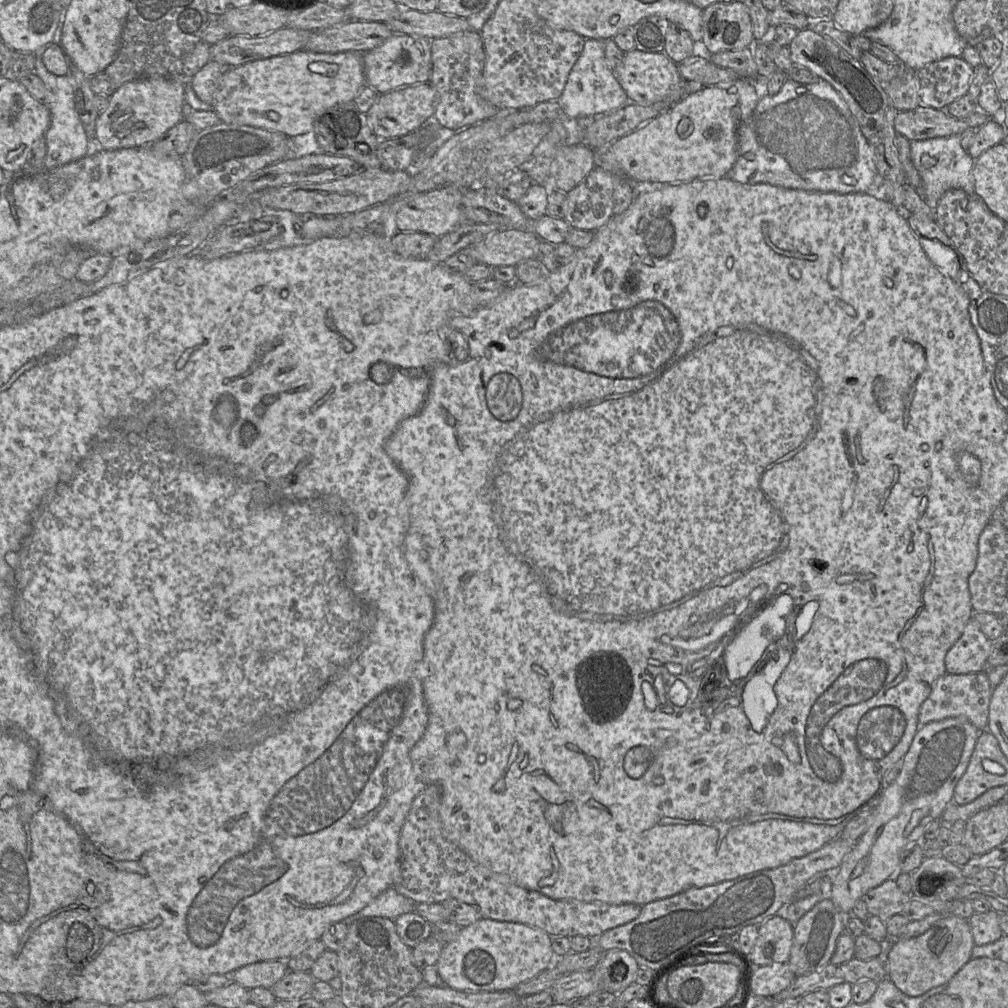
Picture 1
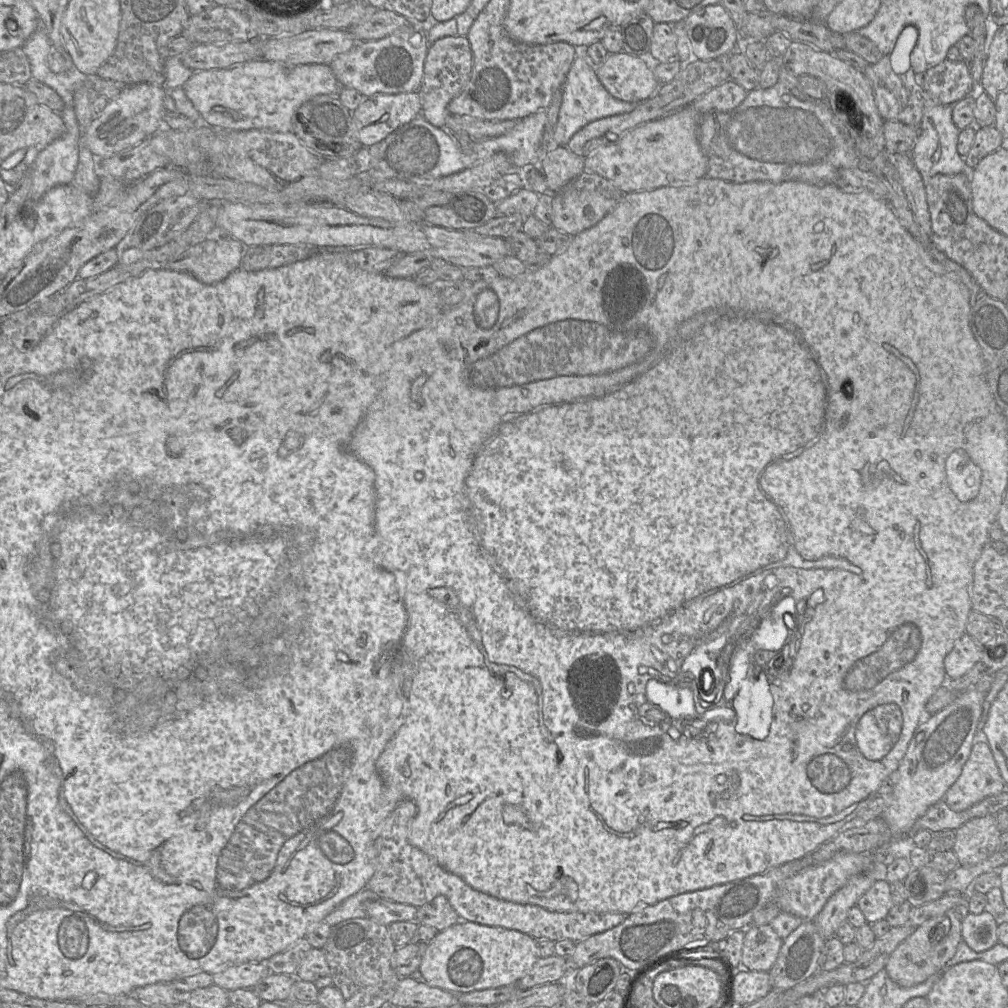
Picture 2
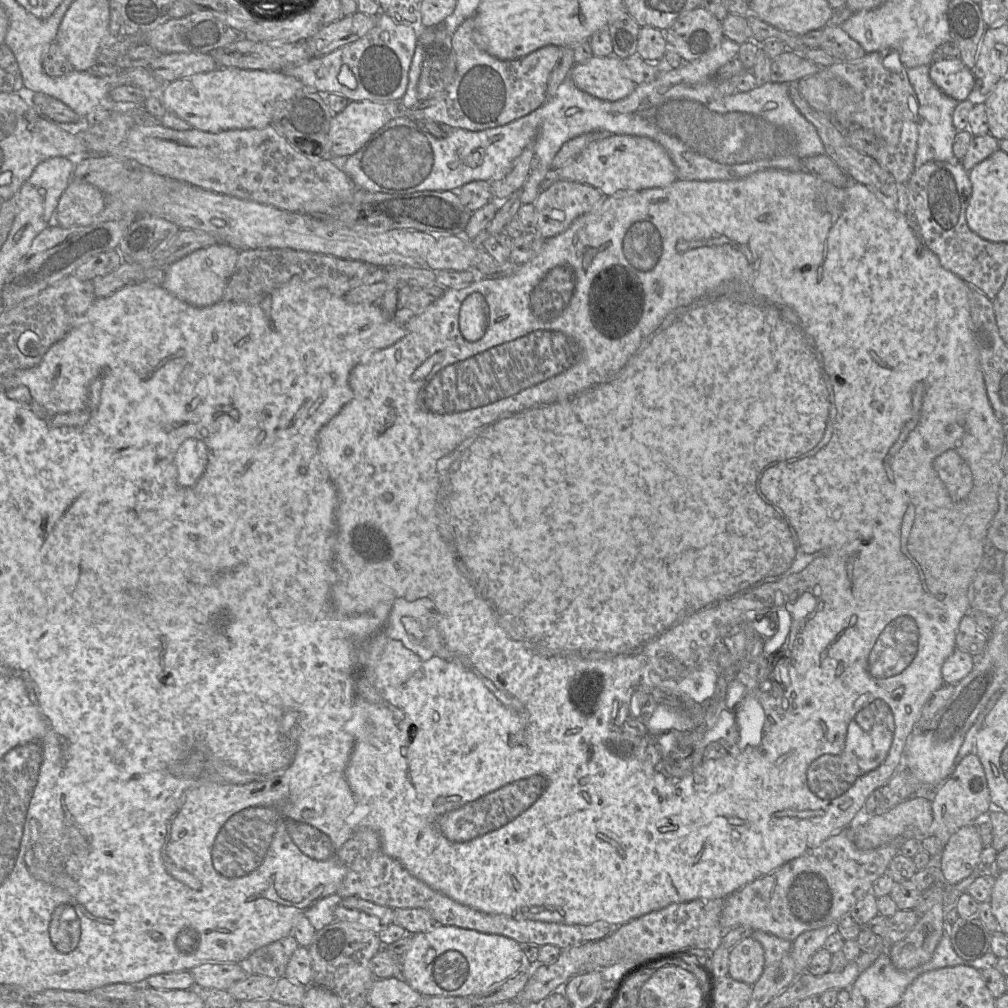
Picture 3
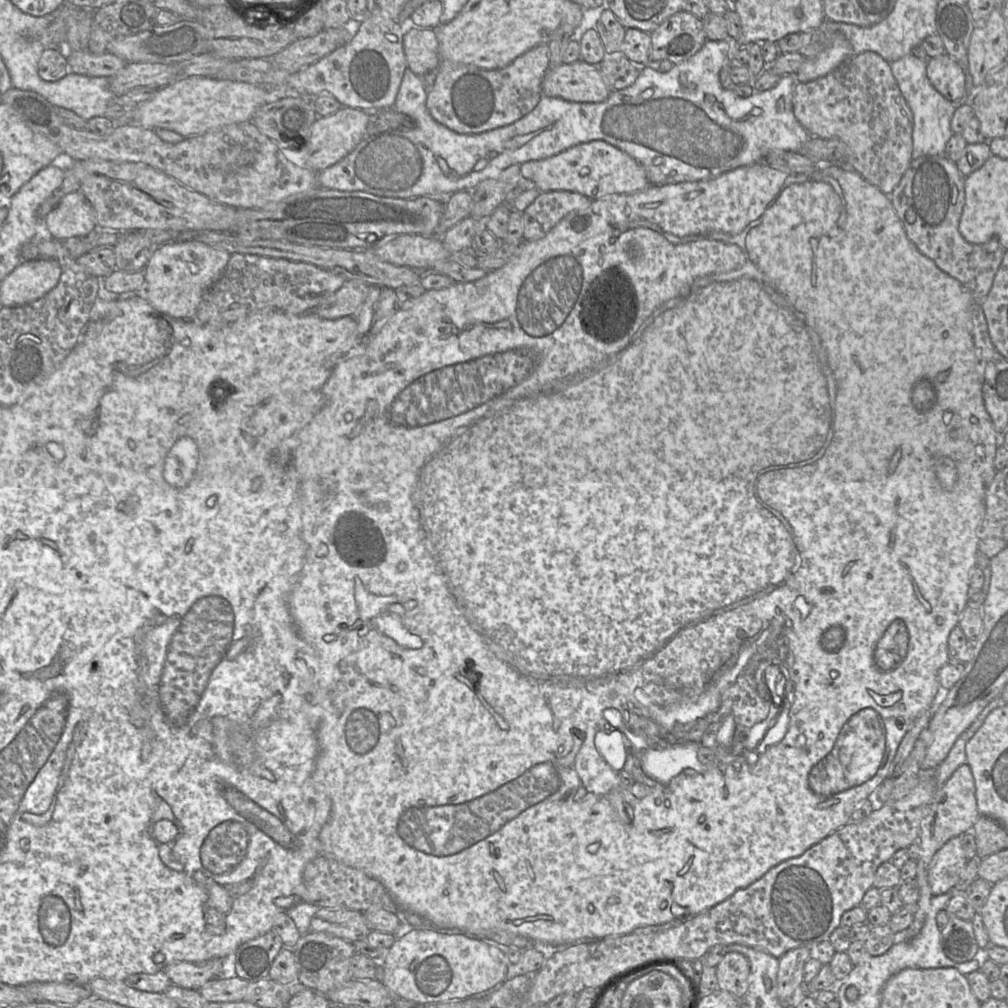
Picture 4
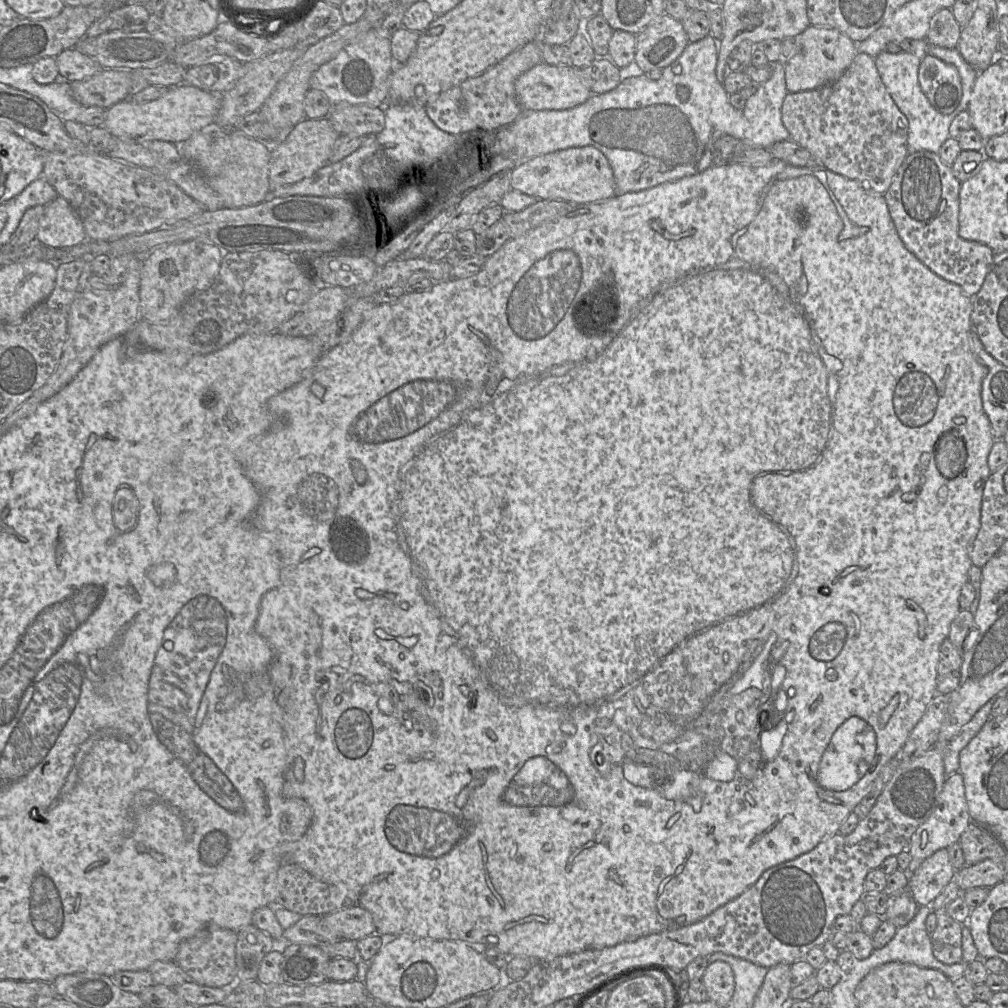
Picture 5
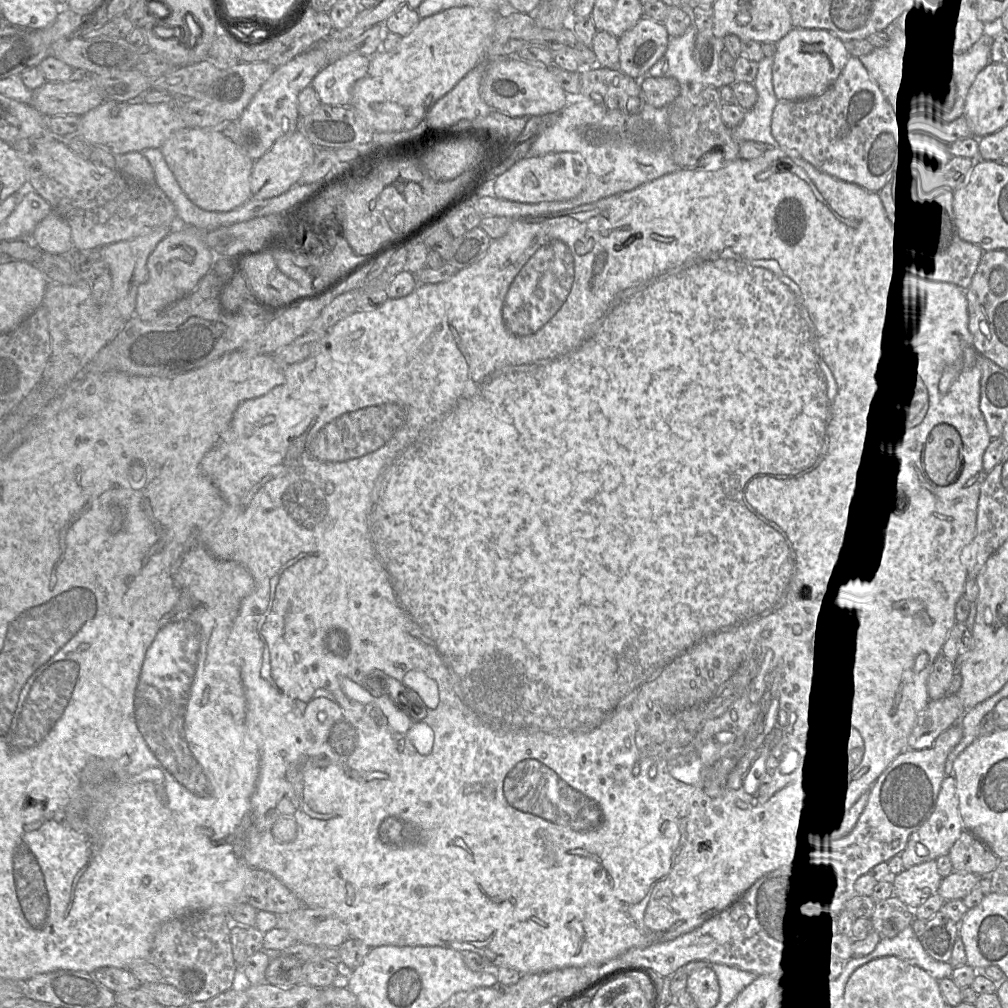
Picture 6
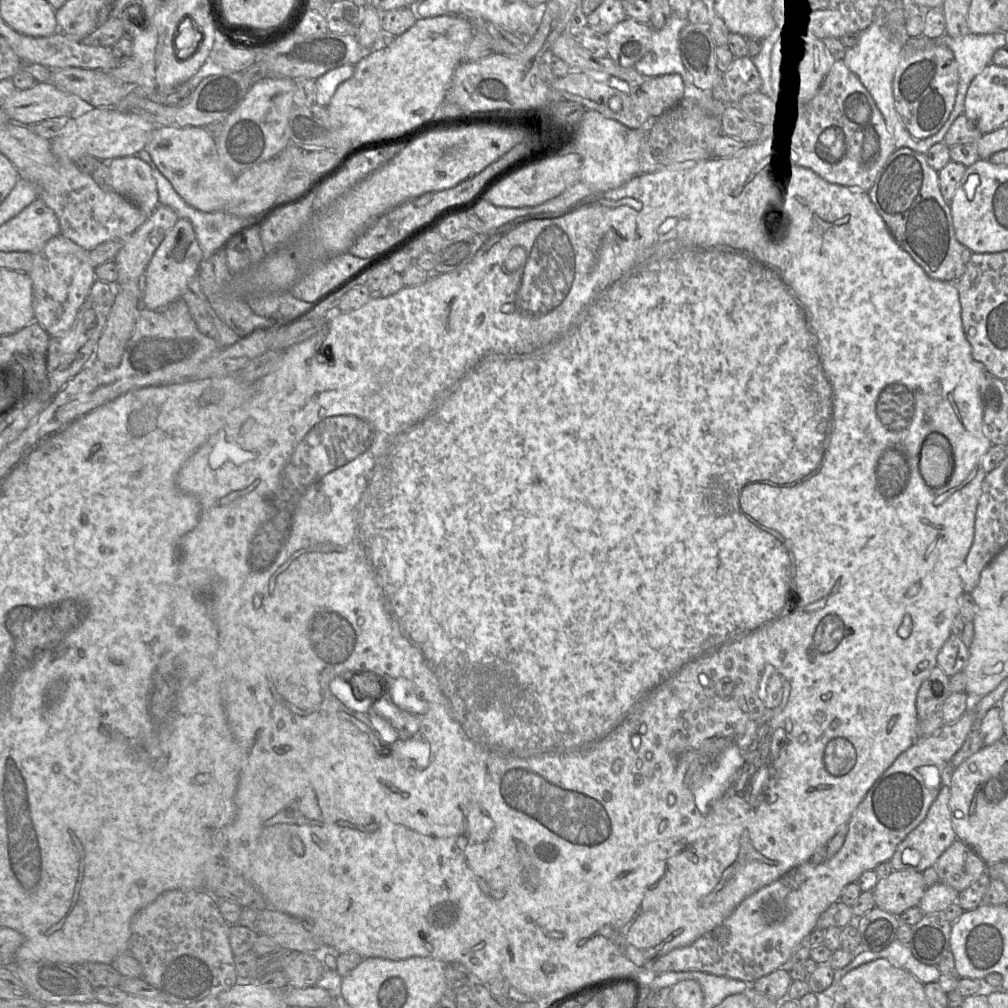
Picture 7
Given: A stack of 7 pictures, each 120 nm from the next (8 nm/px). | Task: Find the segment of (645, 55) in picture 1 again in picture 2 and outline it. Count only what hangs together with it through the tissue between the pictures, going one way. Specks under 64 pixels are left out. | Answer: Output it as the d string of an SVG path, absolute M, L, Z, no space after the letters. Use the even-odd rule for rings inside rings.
M623 51L609 54L606 61L595 70L605 89L625 102L646 101L661 86L653 73L653 63Z

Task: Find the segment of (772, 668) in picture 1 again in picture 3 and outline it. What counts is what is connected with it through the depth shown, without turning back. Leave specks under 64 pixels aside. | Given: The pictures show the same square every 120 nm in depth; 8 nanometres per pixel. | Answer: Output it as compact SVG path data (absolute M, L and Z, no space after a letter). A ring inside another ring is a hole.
M747 691L734 713L739 732L738 747L743 749L758 746L762 739L765 713L755 693Z

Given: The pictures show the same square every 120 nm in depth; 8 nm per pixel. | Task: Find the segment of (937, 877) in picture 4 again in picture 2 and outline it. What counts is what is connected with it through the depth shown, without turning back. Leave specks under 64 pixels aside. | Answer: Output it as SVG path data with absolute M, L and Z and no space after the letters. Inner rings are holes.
M995 815L974 818L955 830L952 851L960 865L974 865L991 856L1000 847L1001 831Z

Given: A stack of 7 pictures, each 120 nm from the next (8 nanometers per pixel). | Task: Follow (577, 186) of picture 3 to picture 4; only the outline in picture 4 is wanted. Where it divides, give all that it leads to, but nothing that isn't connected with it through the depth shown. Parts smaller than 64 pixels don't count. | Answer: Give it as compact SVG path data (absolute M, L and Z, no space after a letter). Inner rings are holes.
M571 191L540 192L522 211L523 241L534 241L544 237L566 215L585 209L592 202L592 199Z

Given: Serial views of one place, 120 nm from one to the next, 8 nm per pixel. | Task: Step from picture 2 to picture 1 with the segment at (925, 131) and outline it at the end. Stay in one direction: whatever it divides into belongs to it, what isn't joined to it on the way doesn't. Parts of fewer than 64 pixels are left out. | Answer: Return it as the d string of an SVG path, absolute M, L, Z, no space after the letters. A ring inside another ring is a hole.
M960 135L911 141L911 156L922 180L924 201L929 207L936 209L940 198L949 189L962 189L970 195L975 194L973 168L976 159L962 148Z

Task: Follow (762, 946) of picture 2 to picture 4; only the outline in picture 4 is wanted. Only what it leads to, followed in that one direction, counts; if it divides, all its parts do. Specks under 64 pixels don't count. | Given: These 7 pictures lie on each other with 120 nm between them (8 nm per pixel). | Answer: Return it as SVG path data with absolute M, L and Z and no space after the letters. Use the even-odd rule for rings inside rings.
M729 952L716 966L718 988L741 999L748 990L750 961L740 952Z

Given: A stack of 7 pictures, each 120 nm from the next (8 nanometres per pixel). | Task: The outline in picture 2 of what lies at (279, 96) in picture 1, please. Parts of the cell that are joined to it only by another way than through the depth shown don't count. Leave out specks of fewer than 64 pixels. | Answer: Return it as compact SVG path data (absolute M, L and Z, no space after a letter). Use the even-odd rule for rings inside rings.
M255 59L225 69L194 71L183 85L186 96L203 118L203 123L217 130L292 131L292 116L299 106L316 95L338 95L341 85L328 64L284 65Z

